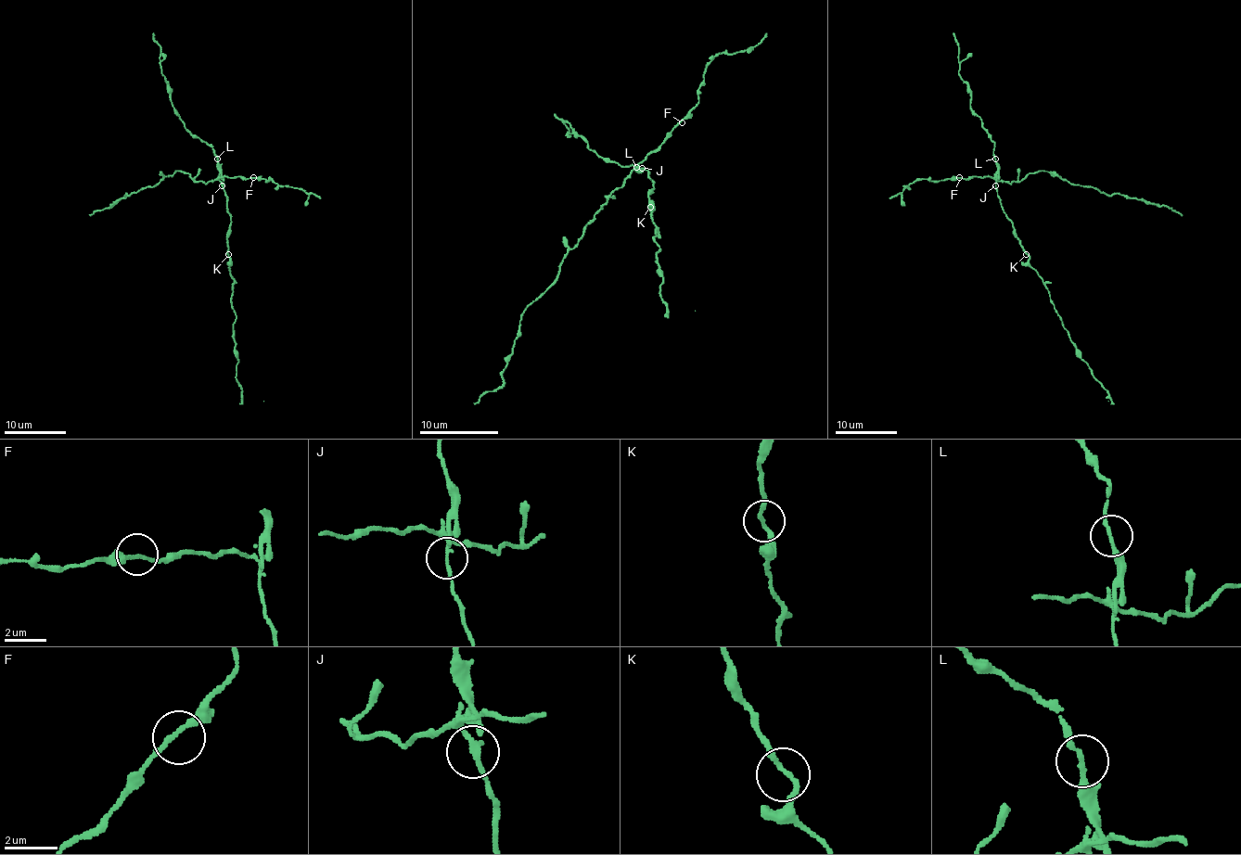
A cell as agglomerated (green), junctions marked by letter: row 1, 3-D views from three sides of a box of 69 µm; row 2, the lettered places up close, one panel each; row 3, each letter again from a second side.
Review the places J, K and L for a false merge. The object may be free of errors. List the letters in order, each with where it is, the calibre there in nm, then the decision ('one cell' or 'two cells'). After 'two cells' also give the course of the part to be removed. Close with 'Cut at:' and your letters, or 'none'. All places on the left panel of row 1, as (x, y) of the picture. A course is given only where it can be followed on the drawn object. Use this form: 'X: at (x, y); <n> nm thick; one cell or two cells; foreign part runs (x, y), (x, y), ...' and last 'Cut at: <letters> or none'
J: at (222, 185); 170 nm thick; two cells; foreign part runs (222, 185), (217, 180), (196, 182), (177, 171), (155, 186), (126, 194), (88, 214)
K: at (228, 254); 180 nm thick; one cell
L: at (217, 159); 170 nm thick; one cell
Cut at: J

